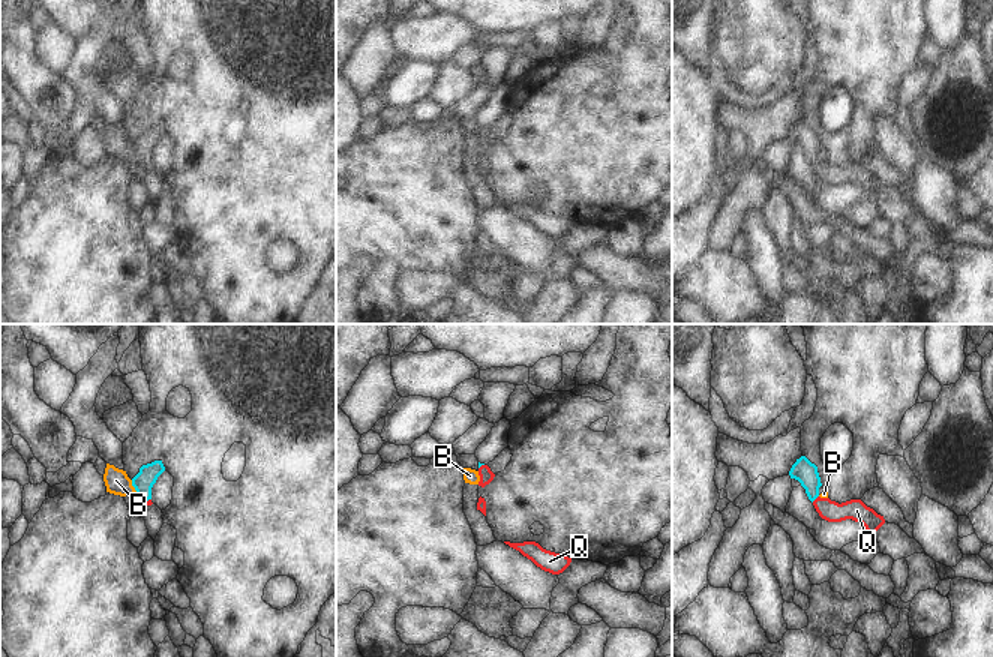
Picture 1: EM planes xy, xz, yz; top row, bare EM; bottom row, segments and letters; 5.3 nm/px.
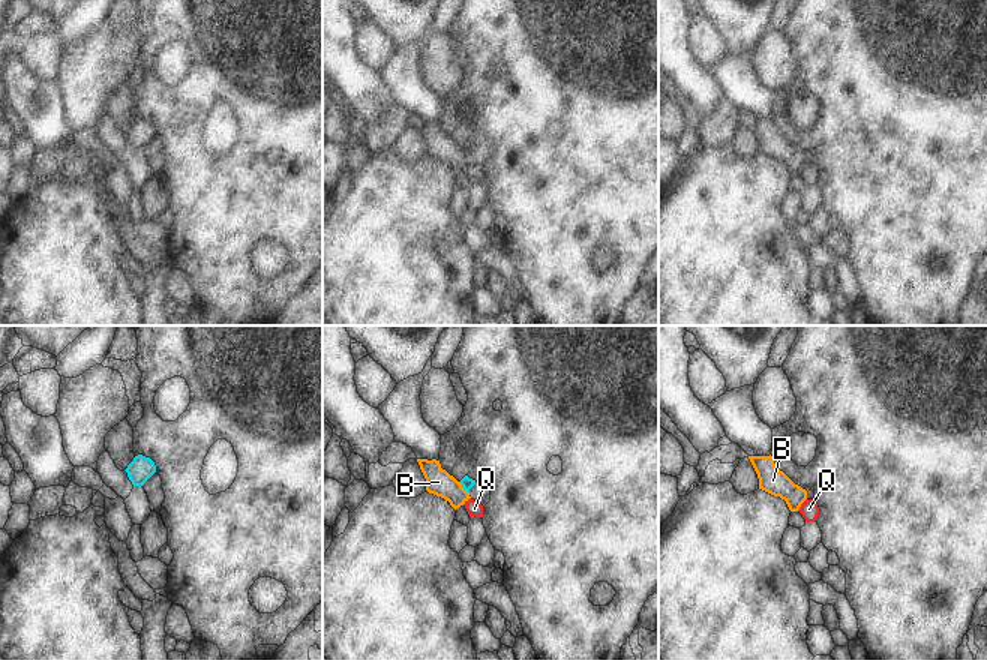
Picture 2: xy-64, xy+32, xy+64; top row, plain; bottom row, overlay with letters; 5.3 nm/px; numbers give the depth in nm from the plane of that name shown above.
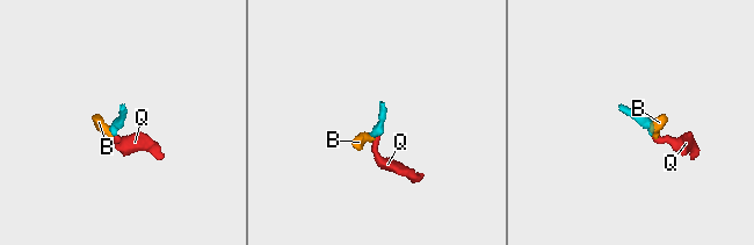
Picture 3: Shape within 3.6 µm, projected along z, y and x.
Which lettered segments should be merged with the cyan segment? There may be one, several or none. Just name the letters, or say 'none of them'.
Q

